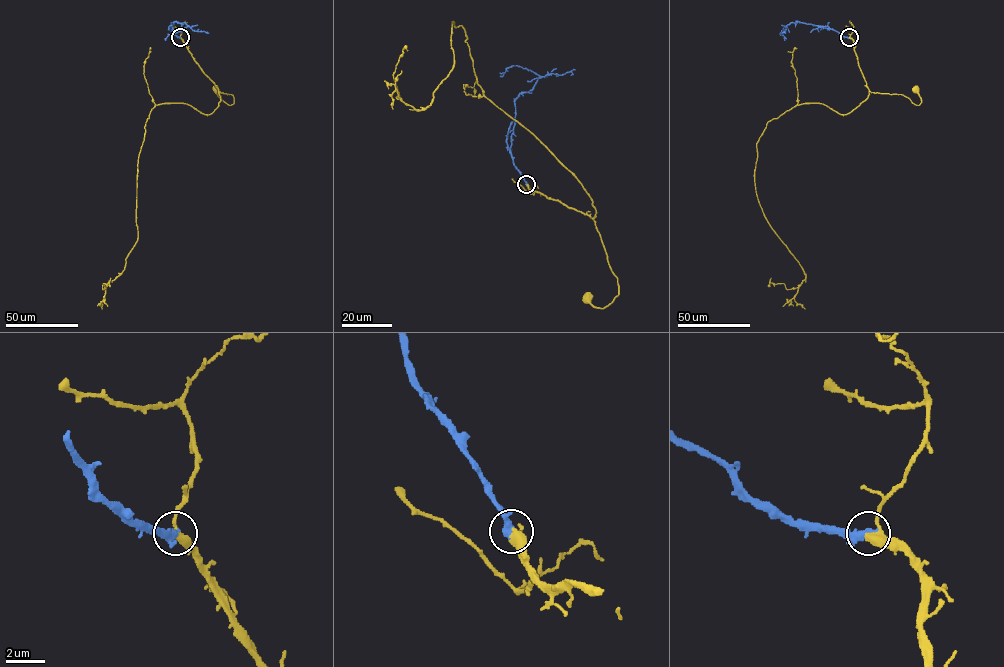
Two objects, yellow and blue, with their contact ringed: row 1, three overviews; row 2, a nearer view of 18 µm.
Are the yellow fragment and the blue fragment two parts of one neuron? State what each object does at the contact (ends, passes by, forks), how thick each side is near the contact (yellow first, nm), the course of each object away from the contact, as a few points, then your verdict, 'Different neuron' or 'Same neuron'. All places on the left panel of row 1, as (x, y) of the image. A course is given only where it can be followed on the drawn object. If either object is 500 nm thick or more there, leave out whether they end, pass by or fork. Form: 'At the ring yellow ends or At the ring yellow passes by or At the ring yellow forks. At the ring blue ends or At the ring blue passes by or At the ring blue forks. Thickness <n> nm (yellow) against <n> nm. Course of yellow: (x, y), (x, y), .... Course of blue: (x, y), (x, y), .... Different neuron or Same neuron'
At the ring yellow passes by. At the ring blue passes by. Thickness 360 nm (yellow) against 320 nm. Course of yellow: (180, 37), (202, 71), (220, 92), (233, 96), (234, 103), (224, 102), (215, 89). Course of blue: (180, 37), (168, 27), (173, 22), (187, 26), (169, 34), (165, 40). Same neuron

